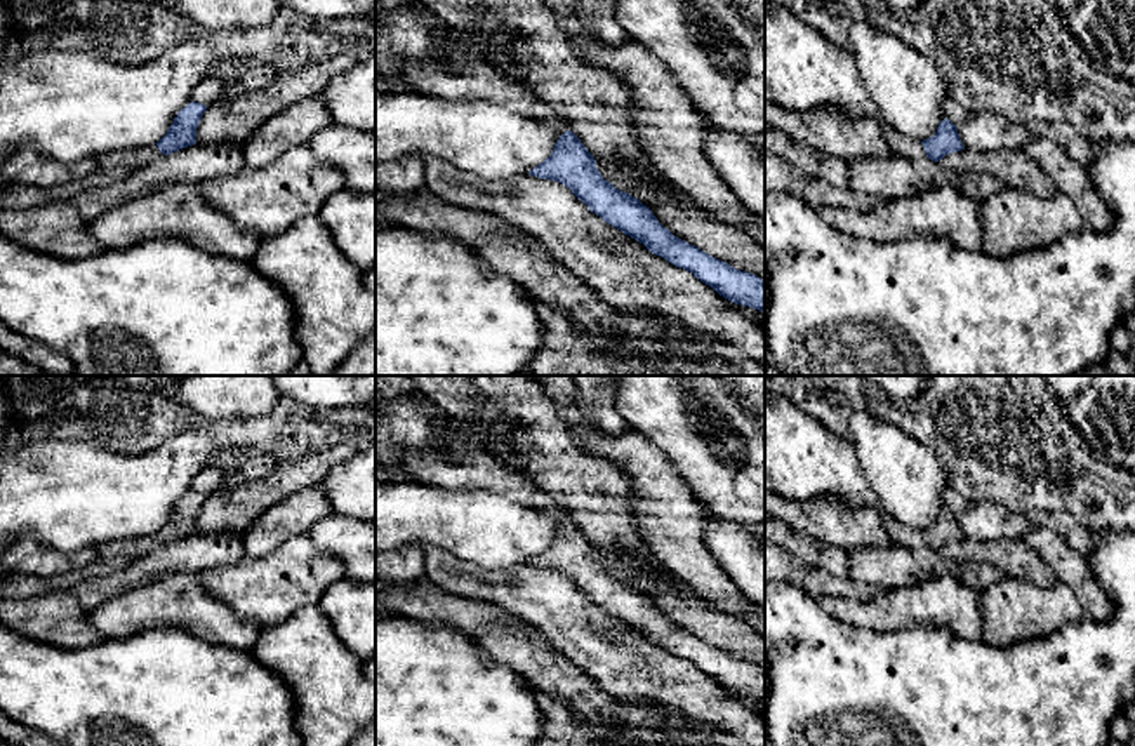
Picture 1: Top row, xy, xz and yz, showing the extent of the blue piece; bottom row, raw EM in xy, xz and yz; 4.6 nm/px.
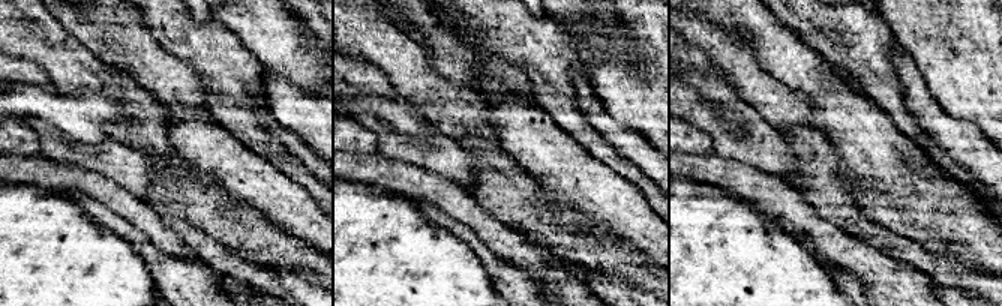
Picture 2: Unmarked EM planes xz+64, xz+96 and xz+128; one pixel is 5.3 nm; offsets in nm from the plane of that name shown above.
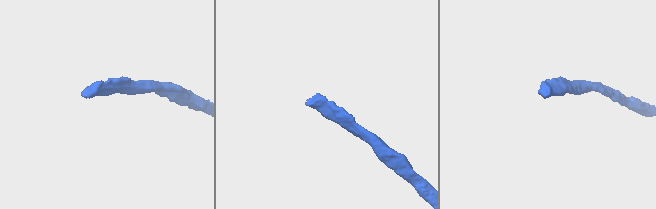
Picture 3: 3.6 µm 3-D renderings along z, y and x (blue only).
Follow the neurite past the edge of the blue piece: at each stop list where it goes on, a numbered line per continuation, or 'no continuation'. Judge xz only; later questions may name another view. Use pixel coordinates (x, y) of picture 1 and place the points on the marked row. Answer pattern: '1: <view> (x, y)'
1: xz (477, 80)

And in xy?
1: xy (124, 162)

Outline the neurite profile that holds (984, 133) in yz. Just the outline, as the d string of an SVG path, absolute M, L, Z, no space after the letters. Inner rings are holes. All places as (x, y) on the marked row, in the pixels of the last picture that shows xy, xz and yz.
M982 111L970 113L958 134L966 150L980 153L1022 148L1032 139L1019 122Z

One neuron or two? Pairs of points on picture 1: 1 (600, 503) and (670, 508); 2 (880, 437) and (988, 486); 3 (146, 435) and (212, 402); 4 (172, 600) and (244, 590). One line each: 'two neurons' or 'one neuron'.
1: two neurons
2: two neurons
3: one neuron
4: two neurons

